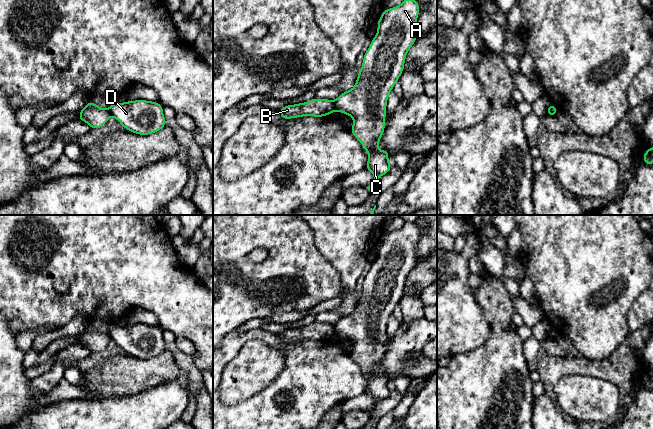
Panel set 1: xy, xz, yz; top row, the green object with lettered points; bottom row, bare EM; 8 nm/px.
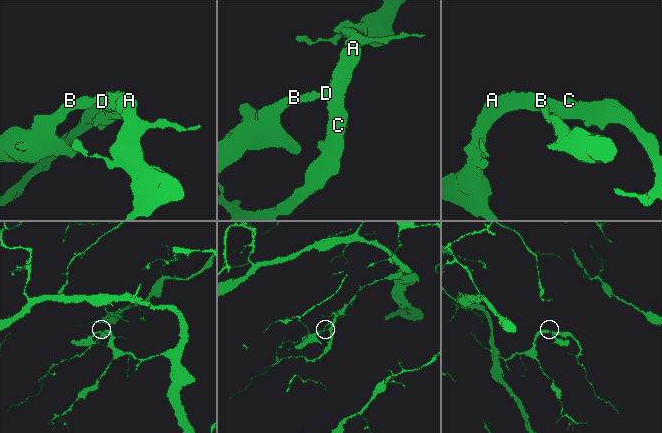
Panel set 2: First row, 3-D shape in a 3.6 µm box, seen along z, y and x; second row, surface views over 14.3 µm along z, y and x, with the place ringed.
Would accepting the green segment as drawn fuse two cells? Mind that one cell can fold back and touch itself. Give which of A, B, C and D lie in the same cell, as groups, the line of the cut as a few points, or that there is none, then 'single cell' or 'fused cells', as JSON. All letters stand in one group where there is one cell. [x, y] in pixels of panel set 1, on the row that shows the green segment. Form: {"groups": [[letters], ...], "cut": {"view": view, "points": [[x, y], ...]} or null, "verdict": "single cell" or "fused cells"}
{"groups": [["A", "C", "D"], ["B"]], "cut": {"view": "xz", "points": [[333, 101], [334, 110]]}, "verdict": "fused cells"}

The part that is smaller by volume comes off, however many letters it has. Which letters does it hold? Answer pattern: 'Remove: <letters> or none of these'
Remove: B

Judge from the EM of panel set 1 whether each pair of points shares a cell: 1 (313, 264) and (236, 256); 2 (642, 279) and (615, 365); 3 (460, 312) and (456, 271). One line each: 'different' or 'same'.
1: same
2: different
3: same

